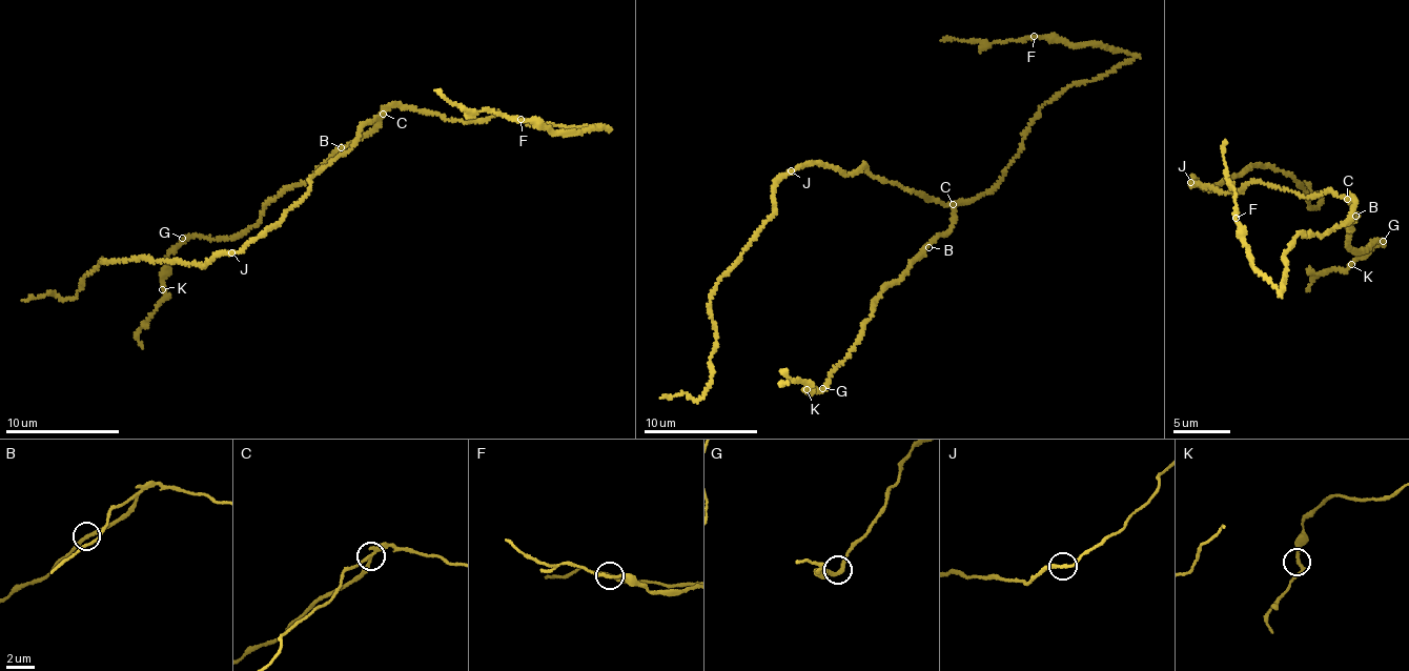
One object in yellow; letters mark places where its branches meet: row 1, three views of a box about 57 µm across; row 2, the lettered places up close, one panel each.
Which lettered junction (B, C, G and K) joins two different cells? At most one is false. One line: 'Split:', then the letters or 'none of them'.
Split: C

